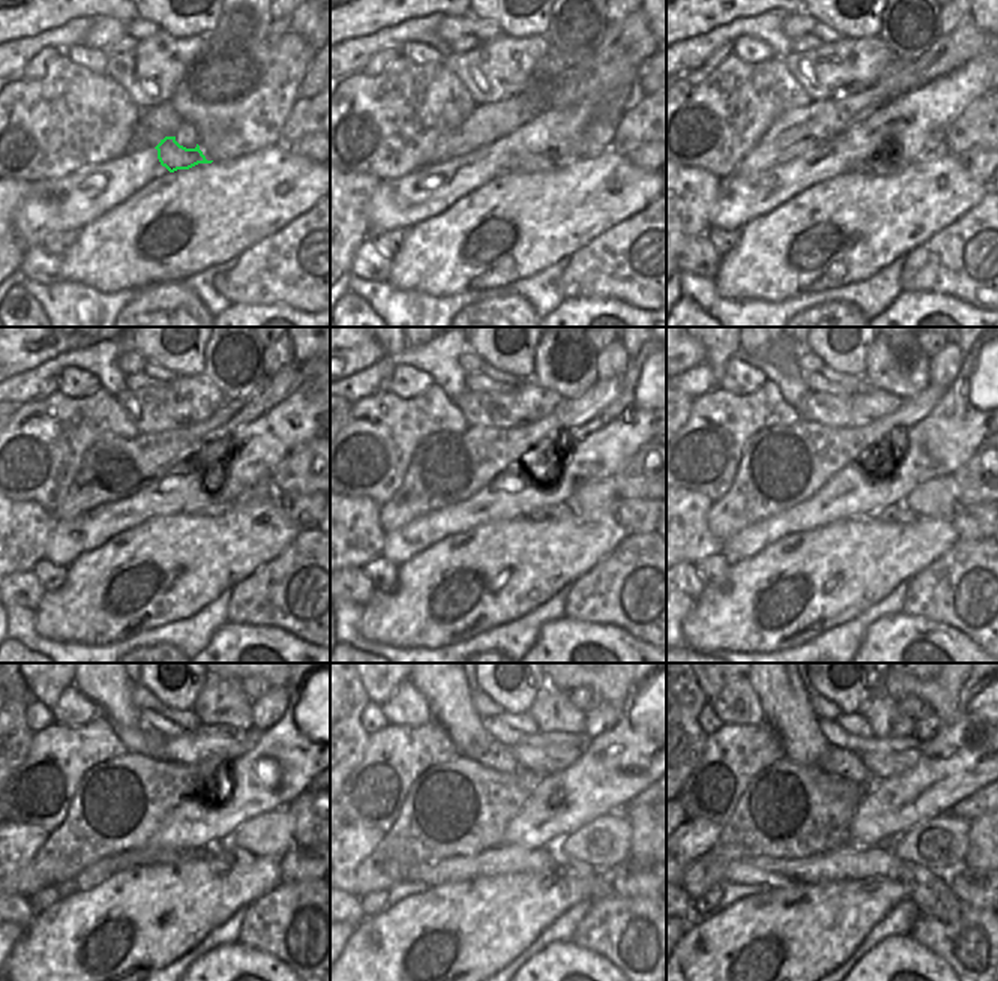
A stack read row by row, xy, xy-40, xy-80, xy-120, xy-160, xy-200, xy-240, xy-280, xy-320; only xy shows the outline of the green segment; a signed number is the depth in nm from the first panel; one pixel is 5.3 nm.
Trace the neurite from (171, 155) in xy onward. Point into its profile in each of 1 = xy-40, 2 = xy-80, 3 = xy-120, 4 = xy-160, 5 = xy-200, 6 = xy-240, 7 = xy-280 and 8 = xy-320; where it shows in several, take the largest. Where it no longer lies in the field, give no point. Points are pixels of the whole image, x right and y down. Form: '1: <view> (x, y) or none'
1: xy-40 (524, 162)
2: xy-80 (869, 167)
3: xy-120 (212, 510)
4: xy-160 (560, 512)
5: xy-200 (893, 513)
6: xy-240 (230, 854)
7: xy-280 (599, 884)
8: xy-320 (929, 891)

